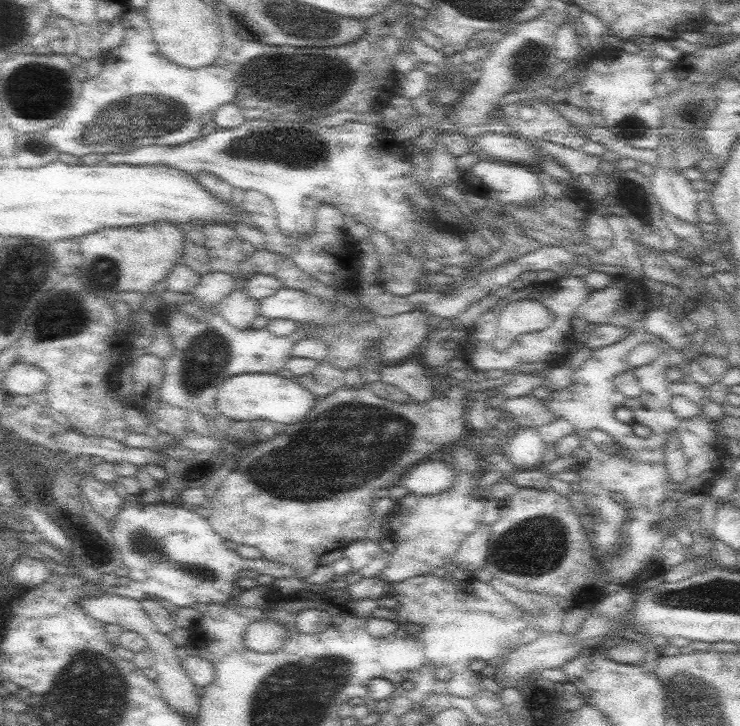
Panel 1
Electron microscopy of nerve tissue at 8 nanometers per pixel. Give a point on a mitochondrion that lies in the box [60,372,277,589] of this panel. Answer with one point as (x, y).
(142, 542)

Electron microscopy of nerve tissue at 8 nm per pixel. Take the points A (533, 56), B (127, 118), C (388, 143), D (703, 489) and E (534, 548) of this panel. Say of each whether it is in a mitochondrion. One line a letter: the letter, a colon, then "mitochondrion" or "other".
A: mitochondrion
B: mitochondrion
C: other
D: other
E: mitochondrion

